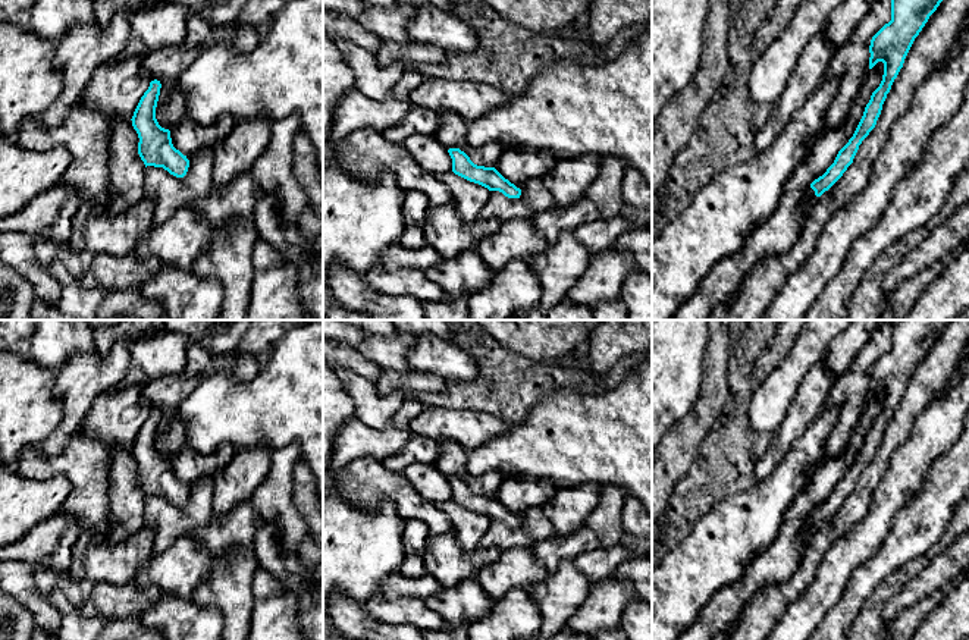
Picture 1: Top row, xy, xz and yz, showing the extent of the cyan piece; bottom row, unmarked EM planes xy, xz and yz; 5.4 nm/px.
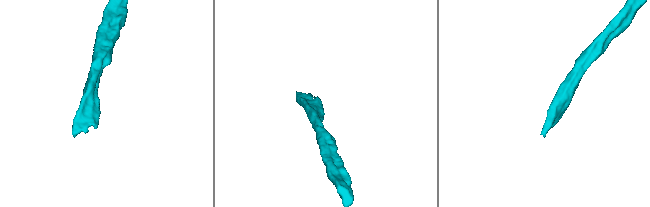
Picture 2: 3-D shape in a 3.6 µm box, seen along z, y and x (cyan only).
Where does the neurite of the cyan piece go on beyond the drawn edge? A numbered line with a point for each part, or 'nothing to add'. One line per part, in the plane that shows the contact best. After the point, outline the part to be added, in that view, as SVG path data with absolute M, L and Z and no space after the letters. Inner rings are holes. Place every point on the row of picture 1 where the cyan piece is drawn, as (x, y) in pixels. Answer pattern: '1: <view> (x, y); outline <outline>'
1: yz (809, 200); outline M810 188L810 189L806 192L806 195L805 195L805 198L802 200L802 203L800 203L802 211L803 211L805 214L808 214L808 213L812 210L812 207L815 206L816 201L818 201L818 197L815 195L815 191Z

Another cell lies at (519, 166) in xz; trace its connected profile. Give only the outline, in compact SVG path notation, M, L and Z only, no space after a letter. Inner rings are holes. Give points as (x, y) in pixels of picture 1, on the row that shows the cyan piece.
M504 150L495 169L521 189L531 179L543 178L555 166L556 156L548 150Z

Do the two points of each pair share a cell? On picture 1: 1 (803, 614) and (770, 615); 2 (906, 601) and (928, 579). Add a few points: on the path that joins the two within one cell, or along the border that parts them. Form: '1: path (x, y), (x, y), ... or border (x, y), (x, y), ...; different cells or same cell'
1: border (806, 592), (786, 609), (775, 624); different cells
2: path (912, 595), (922, 584); same cell

